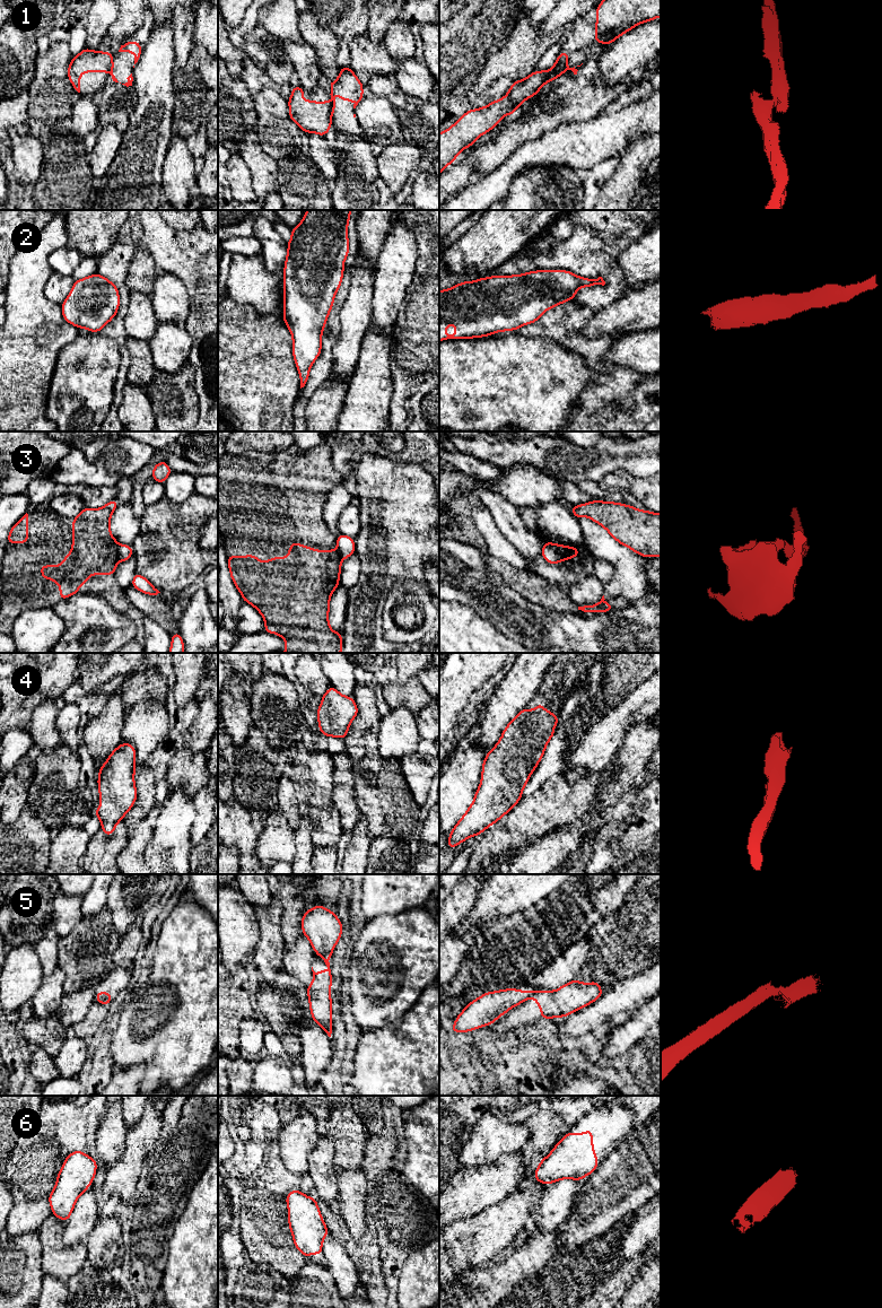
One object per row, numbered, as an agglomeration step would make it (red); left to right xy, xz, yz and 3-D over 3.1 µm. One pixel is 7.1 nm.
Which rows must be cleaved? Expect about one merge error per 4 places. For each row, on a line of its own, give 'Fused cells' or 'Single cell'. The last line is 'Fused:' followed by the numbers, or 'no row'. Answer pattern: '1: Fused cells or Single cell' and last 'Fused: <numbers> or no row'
1: Fused cells
2: Single cell
3: Fused cells
4: Single cell
5: Fused cells
6: Single cell
Fused: 1, 3, 5

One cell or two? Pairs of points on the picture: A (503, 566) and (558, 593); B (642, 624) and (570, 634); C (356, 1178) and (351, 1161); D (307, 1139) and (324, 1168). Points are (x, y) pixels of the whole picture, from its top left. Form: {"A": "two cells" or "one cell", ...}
{"A": "one cell", "B": "one cell", "C": "two cells", "D": "two cells"}

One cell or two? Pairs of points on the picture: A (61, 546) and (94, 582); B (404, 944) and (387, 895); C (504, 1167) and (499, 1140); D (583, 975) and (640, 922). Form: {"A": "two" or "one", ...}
{"A": "one", "B": "two", "C": "two", "D": "one"}

